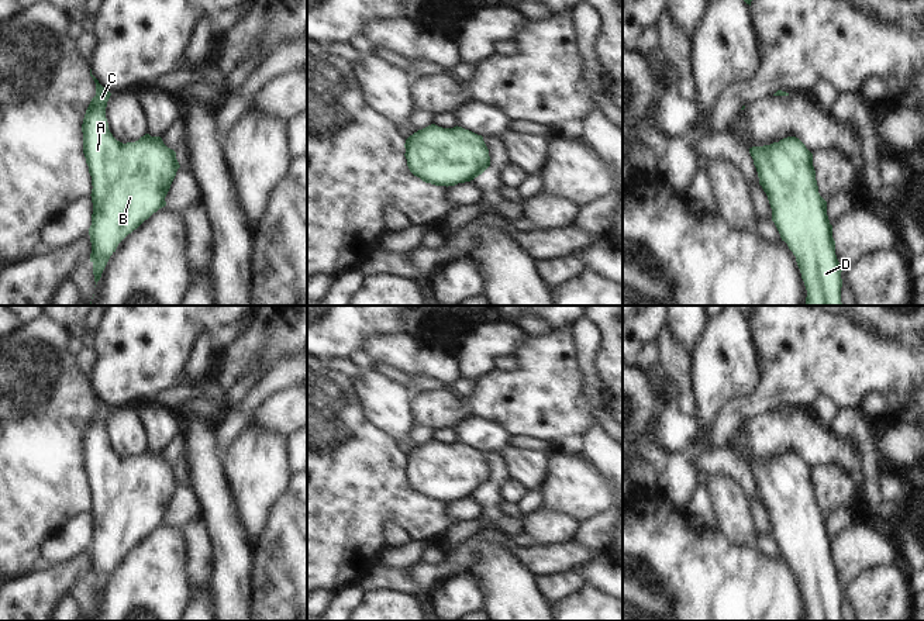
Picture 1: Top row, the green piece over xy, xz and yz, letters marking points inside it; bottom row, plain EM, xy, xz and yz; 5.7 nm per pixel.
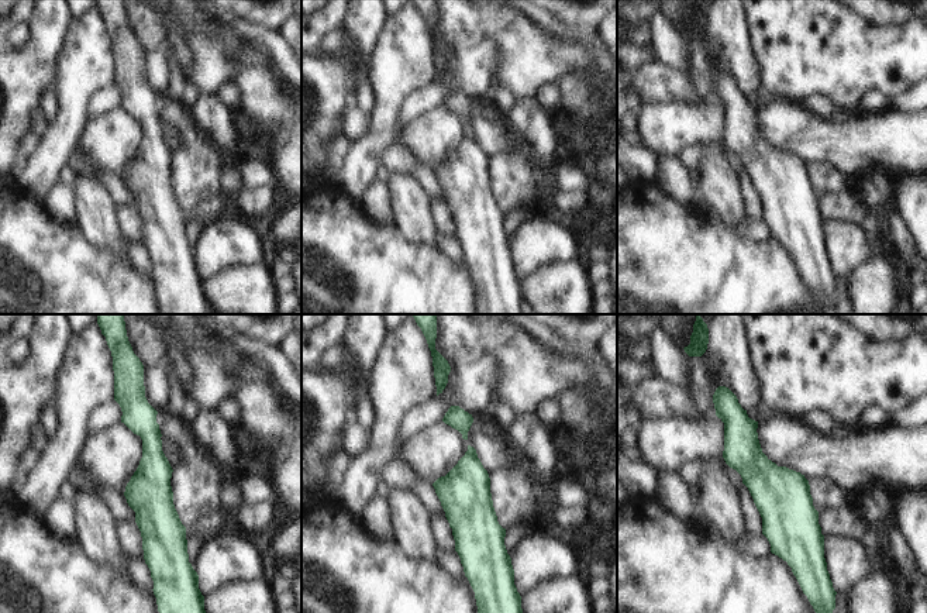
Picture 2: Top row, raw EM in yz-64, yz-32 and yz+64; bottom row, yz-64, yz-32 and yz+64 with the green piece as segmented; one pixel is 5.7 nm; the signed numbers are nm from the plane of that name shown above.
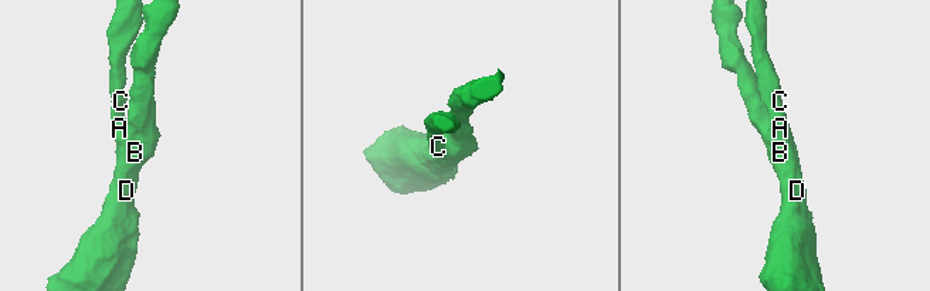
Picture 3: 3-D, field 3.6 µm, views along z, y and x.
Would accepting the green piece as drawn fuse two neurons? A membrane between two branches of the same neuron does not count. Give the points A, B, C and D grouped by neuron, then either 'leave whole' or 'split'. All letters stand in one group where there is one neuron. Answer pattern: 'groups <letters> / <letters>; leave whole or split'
groups A B C D; leave whole

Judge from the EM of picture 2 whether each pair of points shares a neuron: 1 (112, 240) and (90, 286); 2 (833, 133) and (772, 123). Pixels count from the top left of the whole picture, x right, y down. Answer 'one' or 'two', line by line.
1: two
2: one

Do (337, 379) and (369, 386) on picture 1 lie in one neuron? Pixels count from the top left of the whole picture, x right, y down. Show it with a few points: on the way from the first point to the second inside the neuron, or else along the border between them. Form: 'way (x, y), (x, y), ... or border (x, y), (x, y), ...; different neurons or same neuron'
border (352, 380), (352, 389), (362, 416); different neurons

